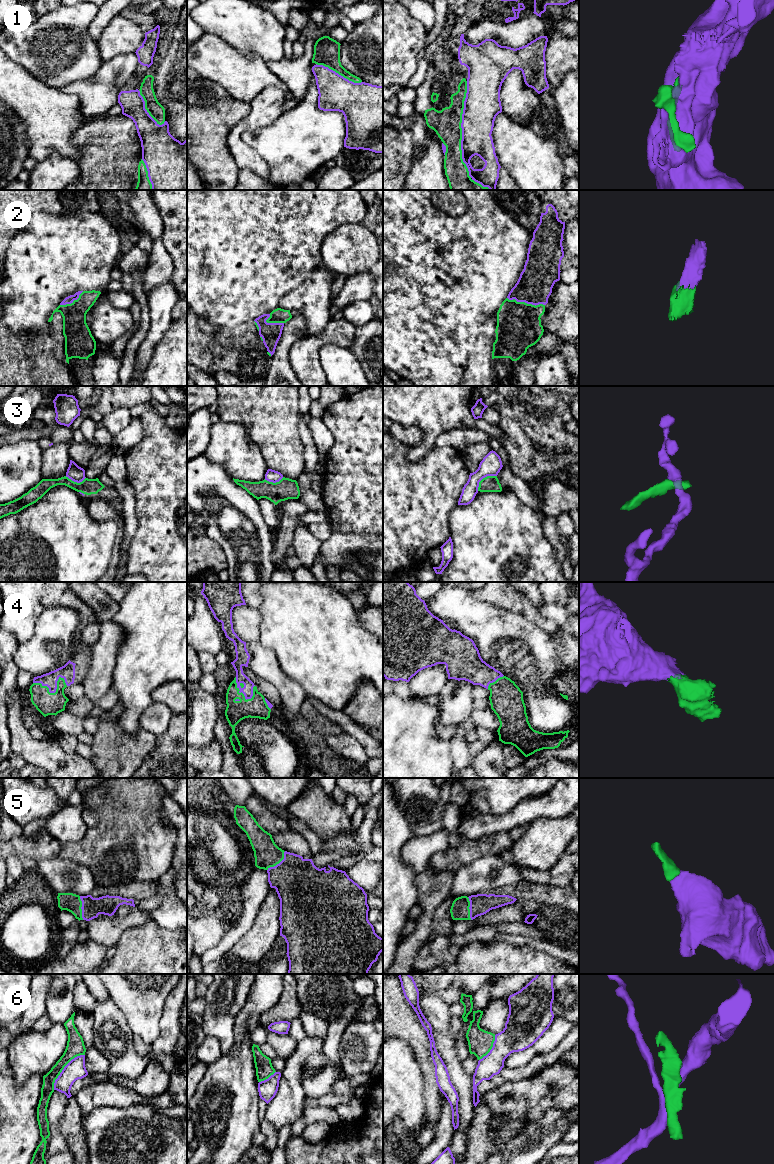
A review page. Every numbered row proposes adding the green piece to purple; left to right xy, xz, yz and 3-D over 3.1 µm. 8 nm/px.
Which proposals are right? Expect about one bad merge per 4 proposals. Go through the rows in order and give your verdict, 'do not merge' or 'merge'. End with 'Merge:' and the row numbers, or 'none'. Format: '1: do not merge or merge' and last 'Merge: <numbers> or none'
1: do not merge
2: merge
3: do not merge
4: merge
5: merge
6: do not merge
Merge: 2, 4, 5

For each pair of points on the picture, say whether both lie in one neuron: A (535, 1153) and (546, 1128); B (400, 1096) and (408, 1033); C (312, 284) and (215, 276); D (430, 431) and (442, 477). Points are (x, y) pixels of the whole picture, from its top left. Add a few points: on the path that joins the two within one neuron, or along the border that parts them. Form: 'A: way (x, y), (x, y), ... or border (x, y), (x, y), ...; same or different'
A: way (535, 1147), (536, 1140), (542, 1134); same
B: border (393, 1037), (400, 1038), (408, 1044), (418, 1064); different
C: border (318, 266), (309, 272), (298, 286), (283, 297); different
D: border (435, 444), (418, 462); different

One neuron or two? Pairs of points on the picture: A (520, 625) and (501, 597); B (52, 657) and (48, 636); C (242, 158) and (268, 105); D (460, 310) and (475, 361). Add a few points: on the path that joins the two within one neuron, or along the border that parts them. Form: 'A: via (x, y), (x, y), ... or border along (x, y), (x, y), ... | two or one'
A: border along (488, 602), (497, 607), (513, 610), (521, 614) | two
B: via (50, 652), (50, 641) | one
C: via (238, 144), (238, 133), (254, 119) | one
D: border along (481, 326), (477, 339), (467, 353), (464, 369) | two

